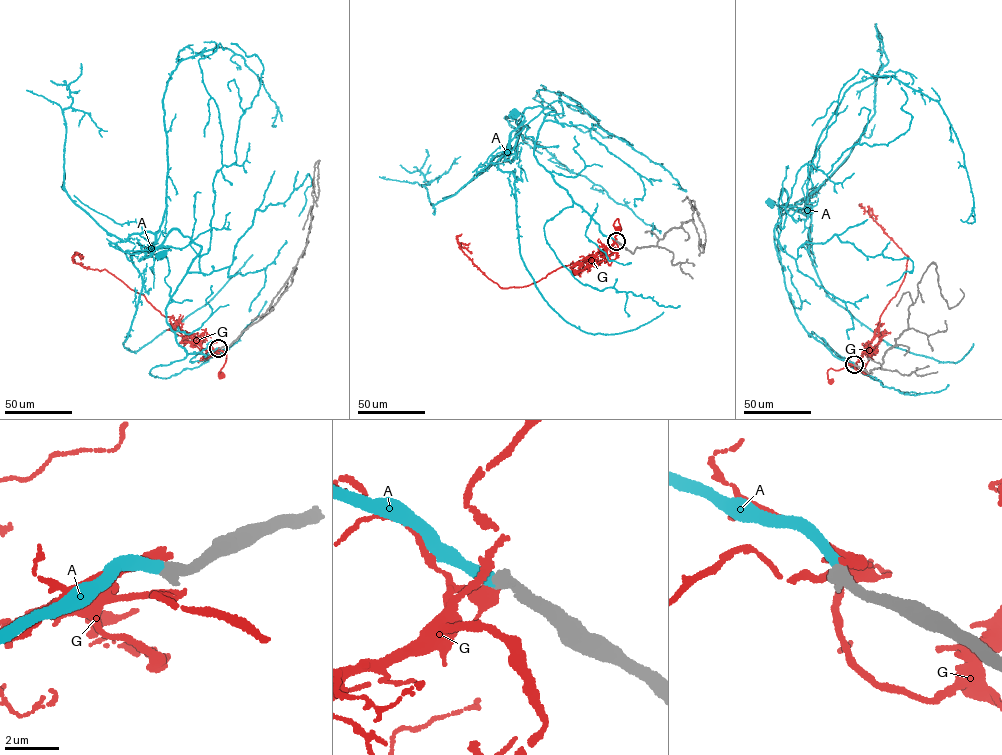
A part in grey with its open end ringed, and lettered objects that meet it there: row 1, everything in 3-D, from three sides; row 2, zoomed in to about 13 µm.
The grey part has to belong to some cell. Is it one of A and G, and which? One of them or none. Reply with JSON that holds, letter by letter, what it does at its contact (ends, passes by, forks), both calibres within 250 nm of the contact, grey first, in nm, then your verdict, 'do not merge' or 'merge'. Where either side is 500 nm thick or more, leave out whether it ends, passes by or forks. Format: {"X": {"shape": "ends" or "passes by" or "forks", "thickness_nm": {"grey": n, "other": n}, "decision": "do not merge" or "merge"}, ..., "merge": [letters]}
{"A": {"thickness_nm": {"grey": 550, "other": 400}, "decision": "merge"}, "G": {"thickness_nm": {"grey": 550, "other": 380}, "decision": "do not merge"}, "merge": ["A"]}

